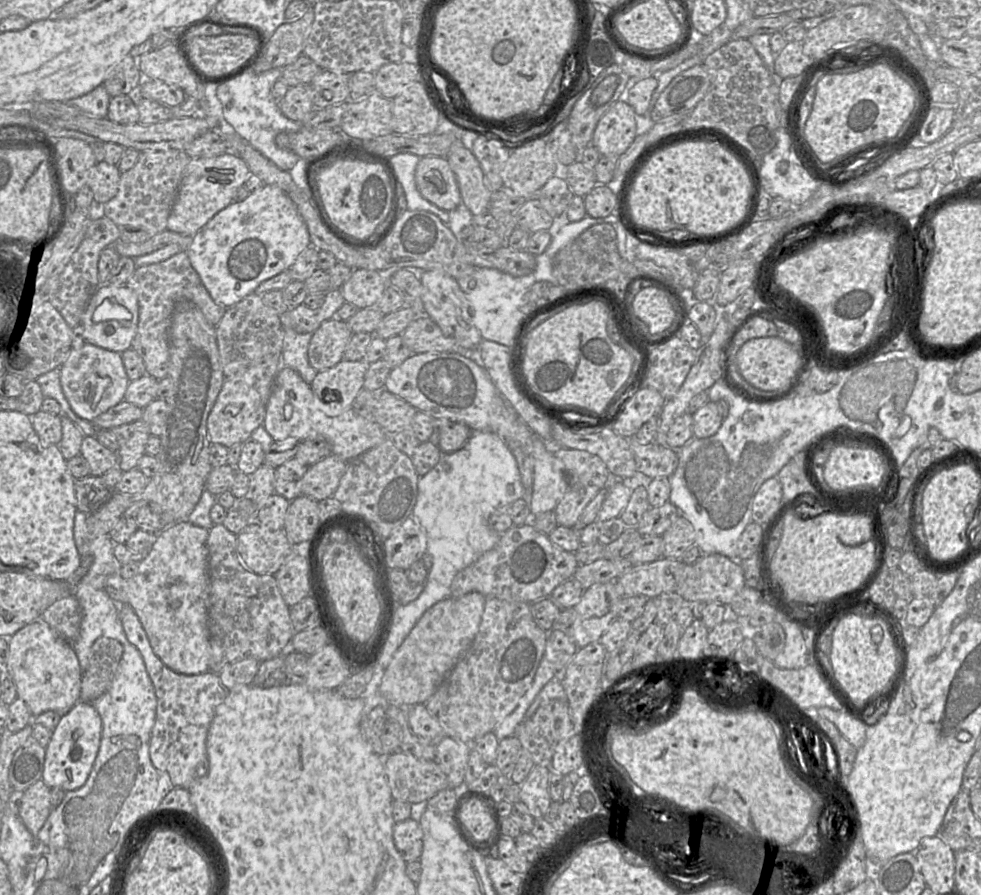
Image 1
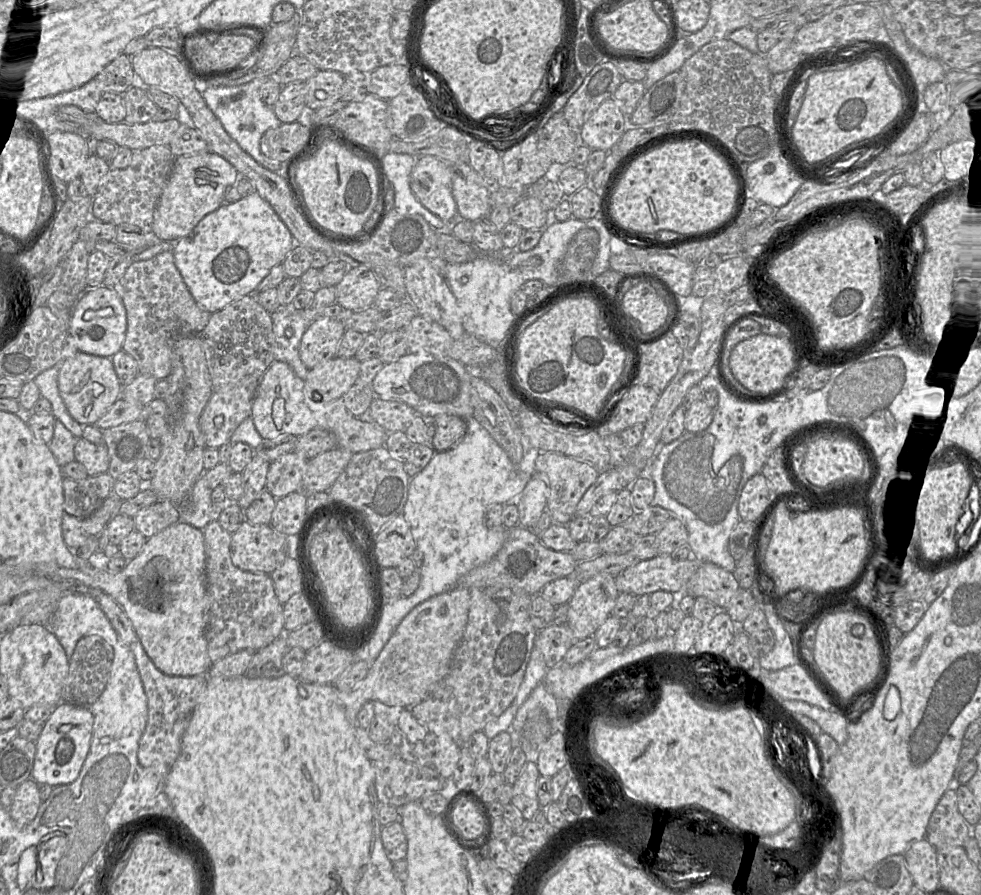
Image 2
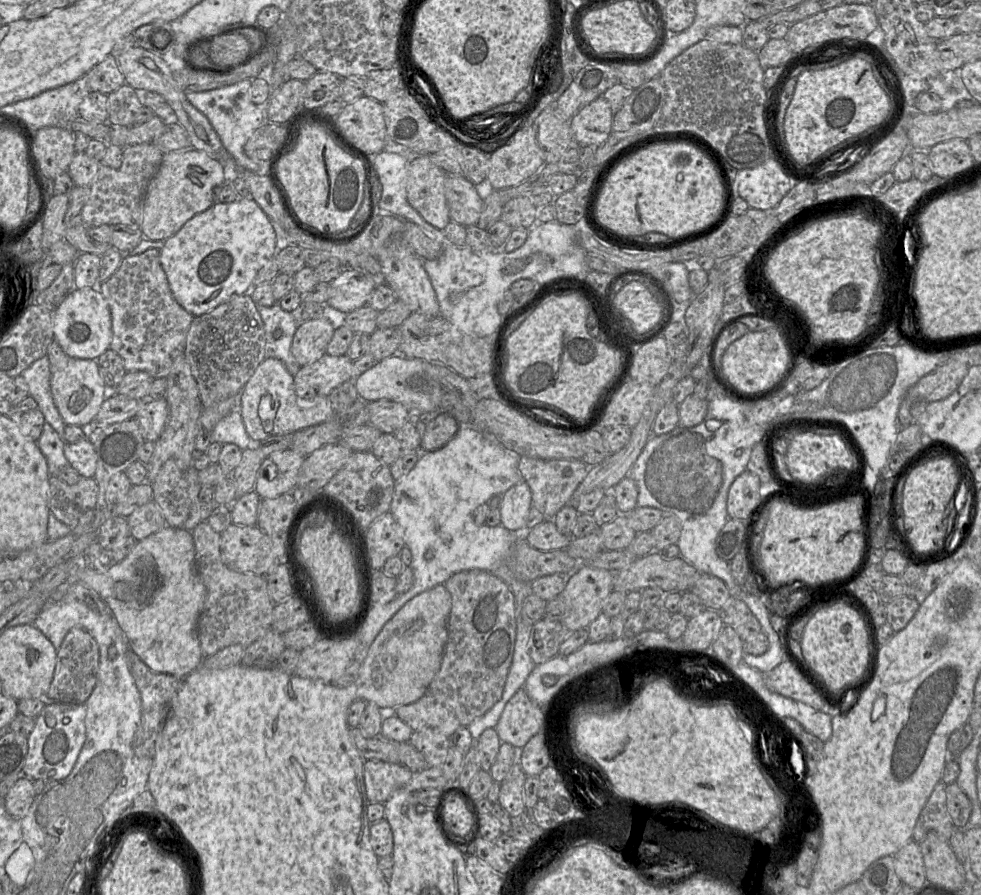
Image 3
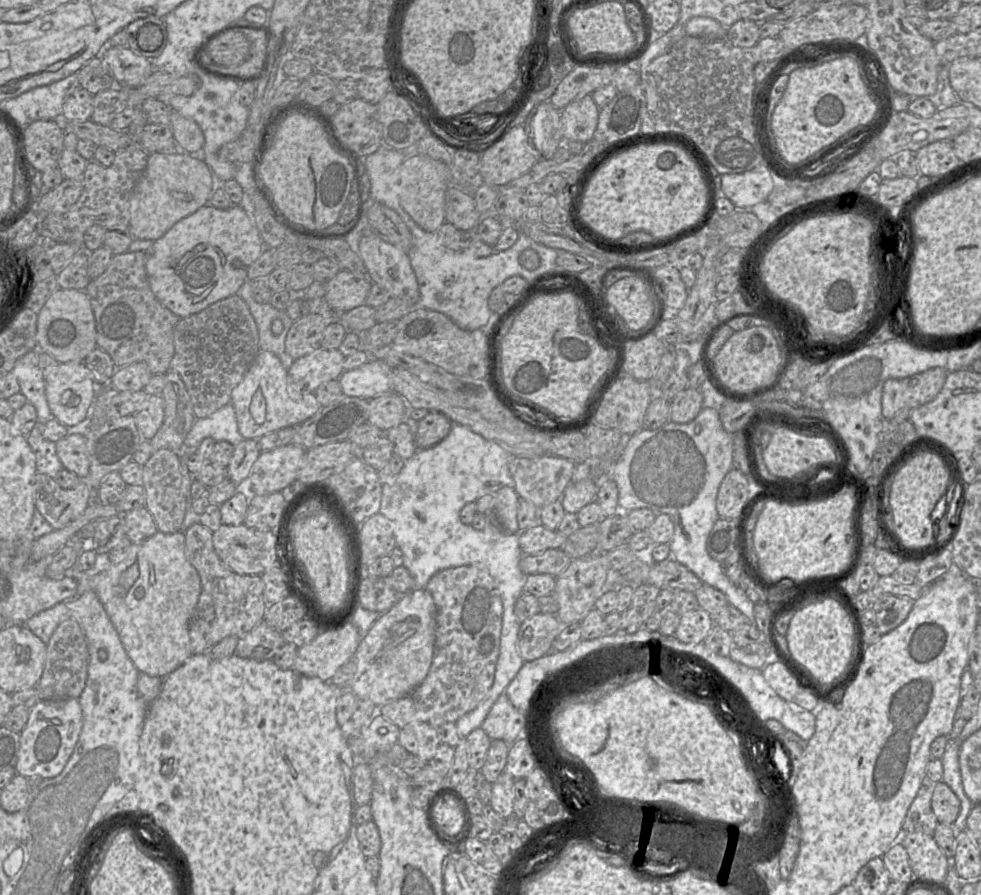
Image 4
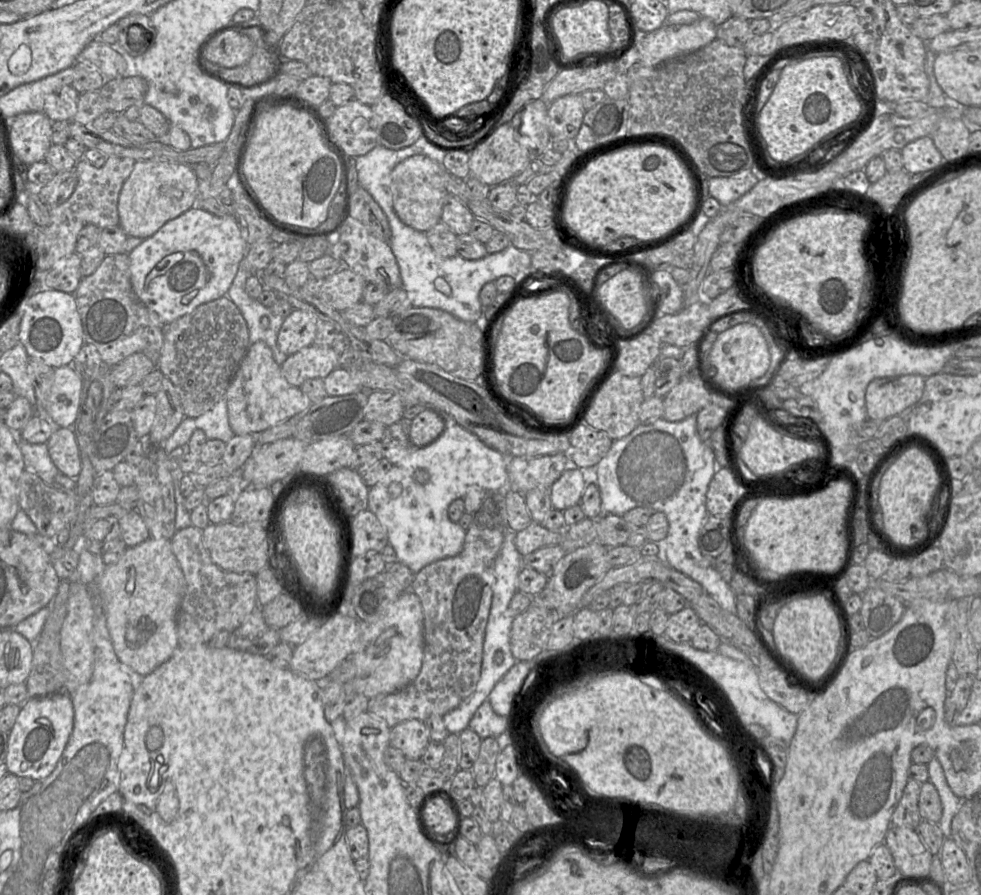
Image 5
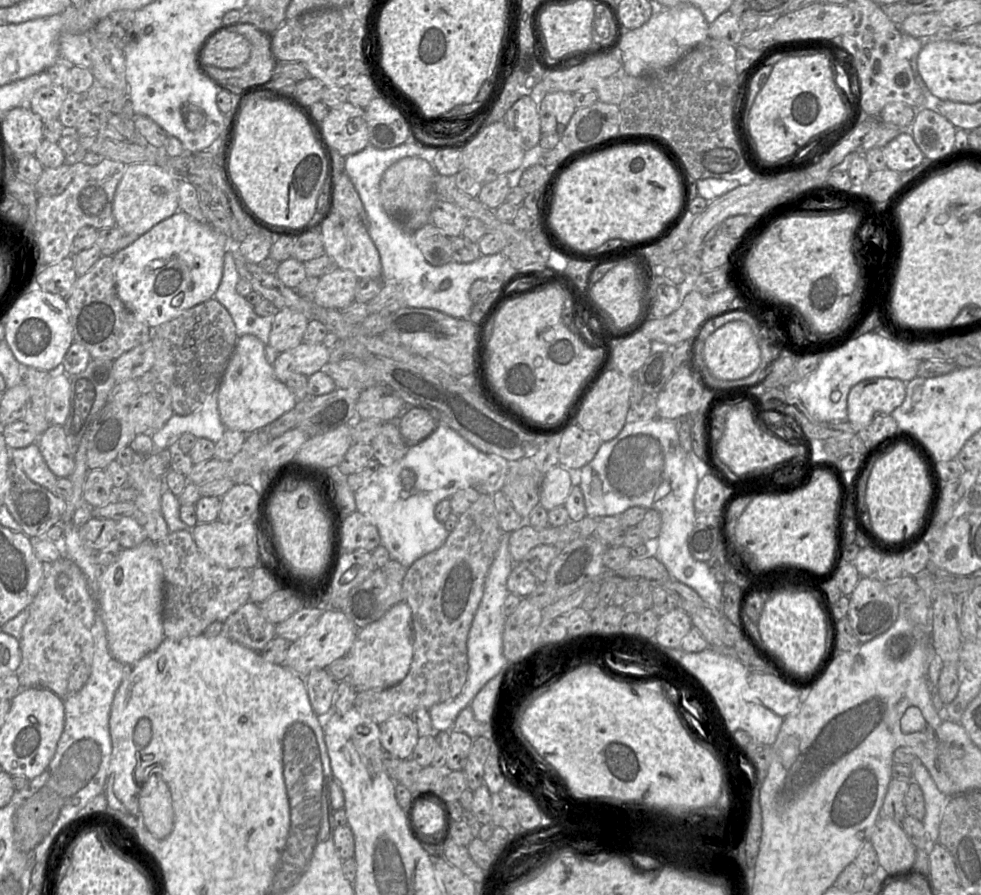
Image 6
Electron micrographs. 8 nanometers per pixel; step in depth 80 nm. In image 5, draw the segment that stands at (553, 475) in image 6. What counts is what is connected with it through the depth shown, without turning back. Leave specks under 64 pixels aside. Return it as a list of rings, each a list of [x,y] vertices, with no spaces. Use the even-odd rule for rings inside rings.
[[[568,467],[549,488],[553,508],[564,511],[578,505],[585,488],[586,482],[582,470]]]

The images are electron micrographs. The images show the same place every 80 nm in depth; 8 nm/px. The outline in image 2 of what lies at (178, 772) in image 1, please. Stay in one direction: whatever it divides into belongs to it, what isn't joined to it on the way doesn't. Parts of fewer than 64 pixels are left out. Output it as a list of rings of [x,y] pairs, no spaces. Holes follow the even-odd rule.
[[[86,589],[82,593],[87,593],[97,602],[120,640],[129,647],[135,658],[148,704],[147,724],[139,741],[138,762],[150,771],[168,773],[180,754],[183,734],[206,687],[208,676],[181,677],[162,673],[145,652],[124,609],[110,595],[99,589]]]

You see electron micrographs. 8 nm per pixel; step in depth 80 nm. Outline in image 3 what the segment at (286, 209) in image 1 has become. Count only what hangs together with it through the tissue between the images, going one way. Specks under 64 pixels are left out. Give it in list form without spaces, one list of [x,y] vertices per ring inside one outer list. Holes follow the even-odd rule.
[[[252,198],[214,203],[164,241],[160,262],[175,300],[194,317],[208,313],[233,295],[249,294],[257,272],[277,252],[277,235]]]

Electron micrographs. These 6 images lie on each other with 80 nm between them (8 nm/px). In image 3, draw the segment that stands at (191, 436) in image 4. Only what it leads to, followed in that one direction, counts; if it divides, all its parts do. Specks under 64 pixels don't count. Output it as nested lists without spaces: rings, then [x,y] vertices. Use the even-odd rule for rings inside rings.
[[[232,411],[223,417],[215,426],[212,441],[232,443],[242,450],[256,448],[256,443],[248,435],[239,411]]]

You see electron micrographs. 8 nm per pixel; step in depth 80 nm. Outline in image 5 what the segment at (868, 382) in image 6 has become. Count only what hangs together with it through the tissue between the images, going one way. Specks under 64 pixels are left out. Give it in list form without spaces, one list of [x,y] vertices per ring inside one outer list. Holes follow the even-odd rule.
[[[908,374],[873,379],[865,392],[867,417],[886,420],[914,405],[921,398],[926,377]]]

